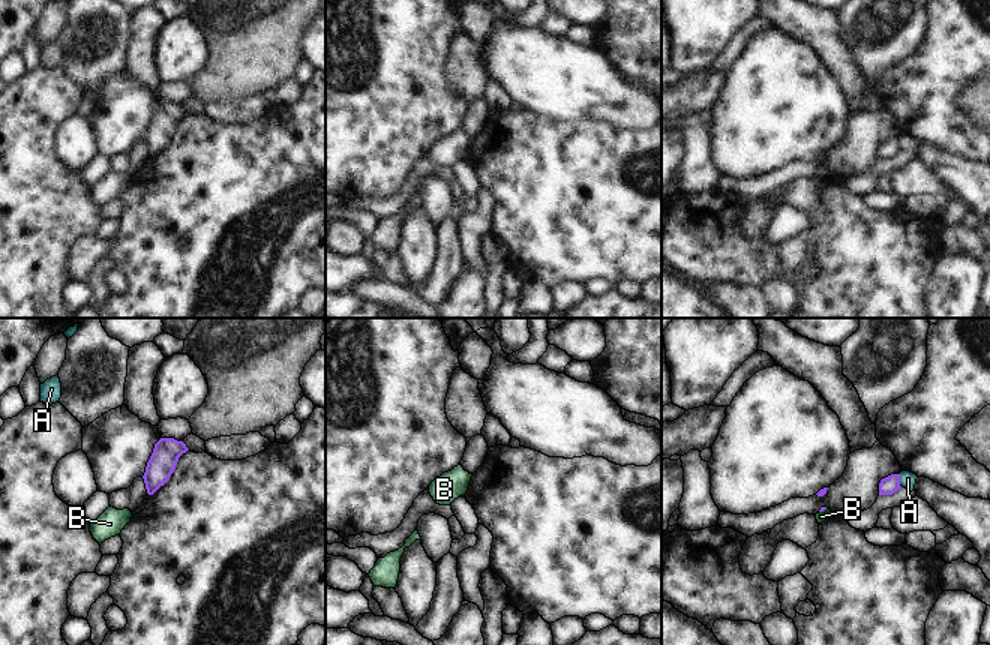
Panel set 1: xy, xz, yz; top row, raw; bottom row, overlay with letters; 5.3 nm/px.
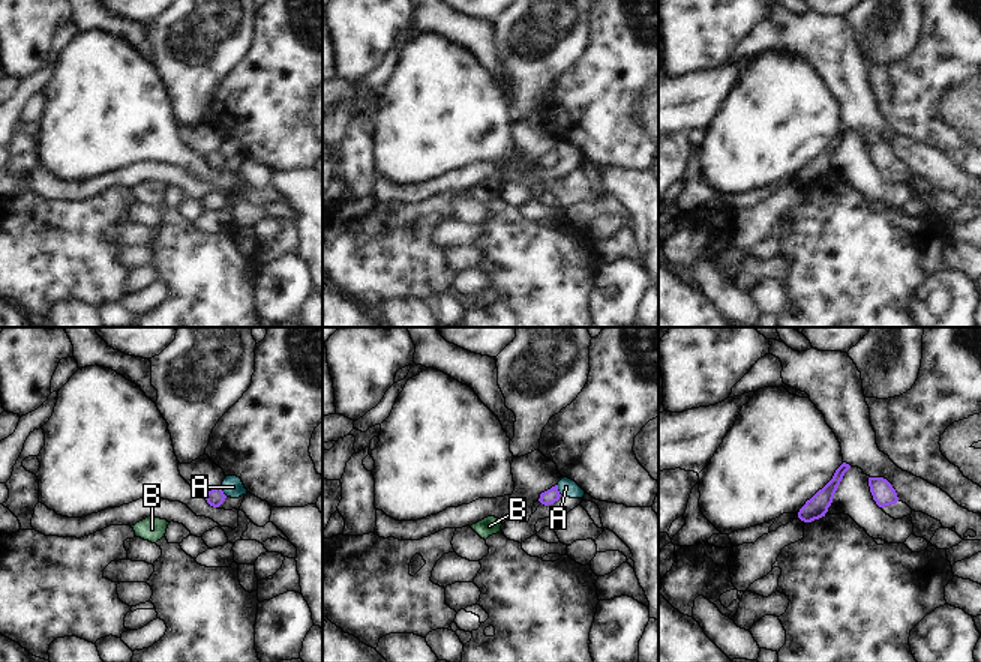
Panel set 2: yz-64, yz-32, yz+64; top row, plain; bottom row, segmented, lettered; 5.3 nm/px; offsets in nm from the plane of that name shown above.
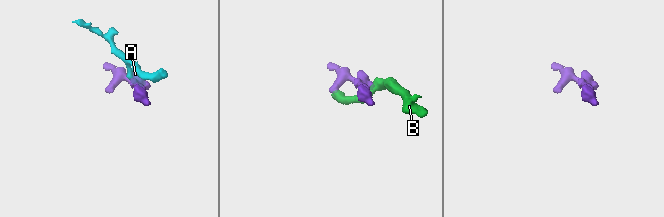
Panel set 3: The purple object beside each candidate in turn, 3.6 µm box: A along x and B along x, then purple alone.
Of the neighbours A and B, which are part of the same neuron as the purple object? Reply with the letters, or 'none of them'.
none of them

